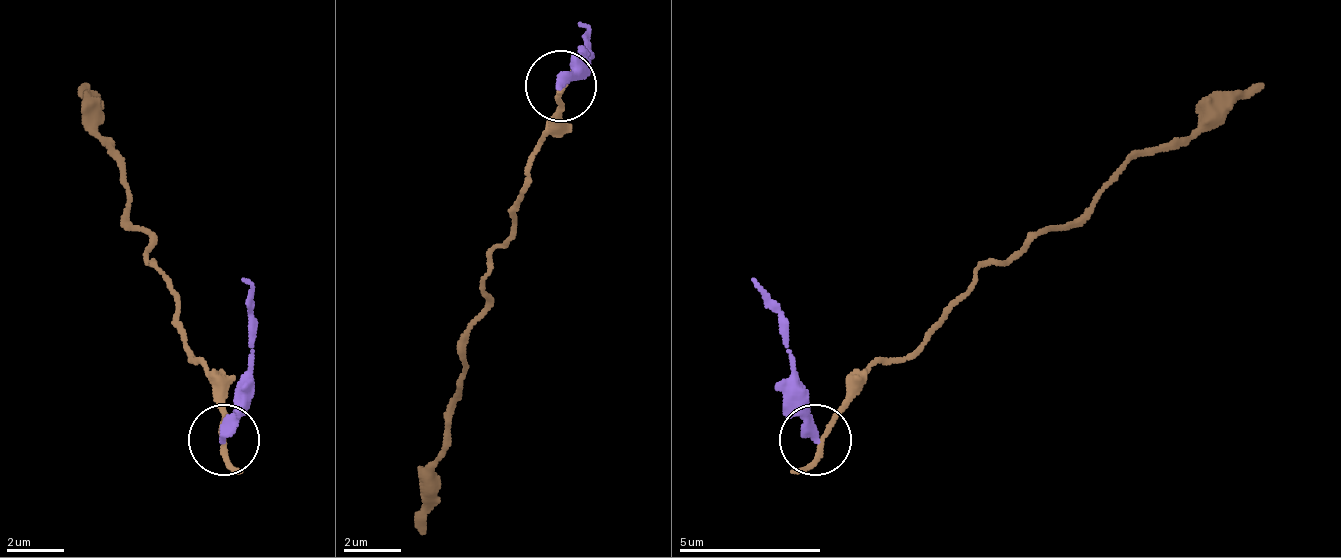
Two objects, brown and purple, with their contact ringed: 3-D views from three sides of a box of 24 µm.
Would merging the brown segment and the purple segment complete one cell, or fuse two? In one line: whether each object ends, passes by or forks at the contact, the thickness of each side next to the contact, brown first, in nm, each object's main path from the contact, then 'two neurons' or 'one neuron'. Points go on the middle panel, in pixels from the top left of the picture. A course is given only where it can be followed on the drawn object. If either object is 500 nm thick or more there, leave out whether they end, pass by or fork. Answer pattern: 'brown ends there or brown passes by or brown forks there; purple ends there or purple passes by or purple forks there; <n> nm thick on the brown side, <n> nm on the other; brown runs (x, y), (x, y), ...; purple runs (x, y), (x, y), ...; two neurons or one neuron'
brown passes by; purple ends there; 160 nm thick on the brown side, 360 nm on the other; brown runs (562, 91), (562, 119), (527, 176), (512, 233), (491, 254), (448, 411), (441, 461), (420, 532); purple runs (562, 84), (584, 55), (576, 20); two neurons

